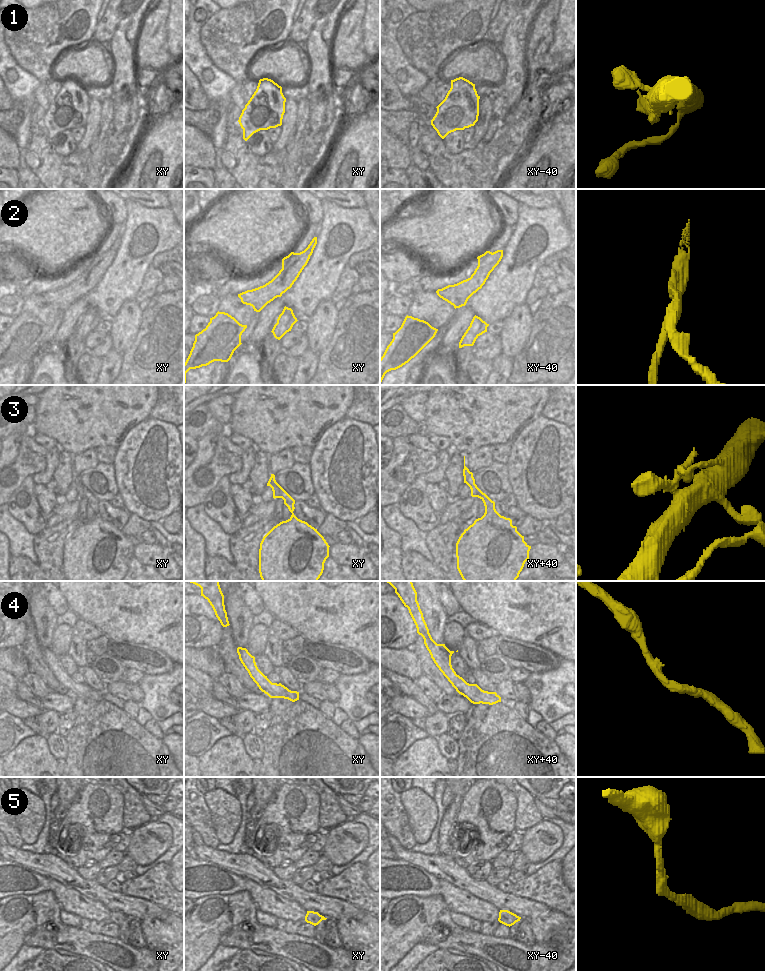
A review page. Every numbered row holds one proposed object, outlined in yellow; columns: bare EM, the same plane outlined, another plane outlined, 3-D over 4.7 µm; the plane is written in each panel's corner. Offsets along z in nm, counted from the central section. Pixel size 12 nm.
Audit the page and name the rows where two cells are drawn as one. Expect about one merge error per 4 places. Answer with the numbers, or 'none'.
2.

